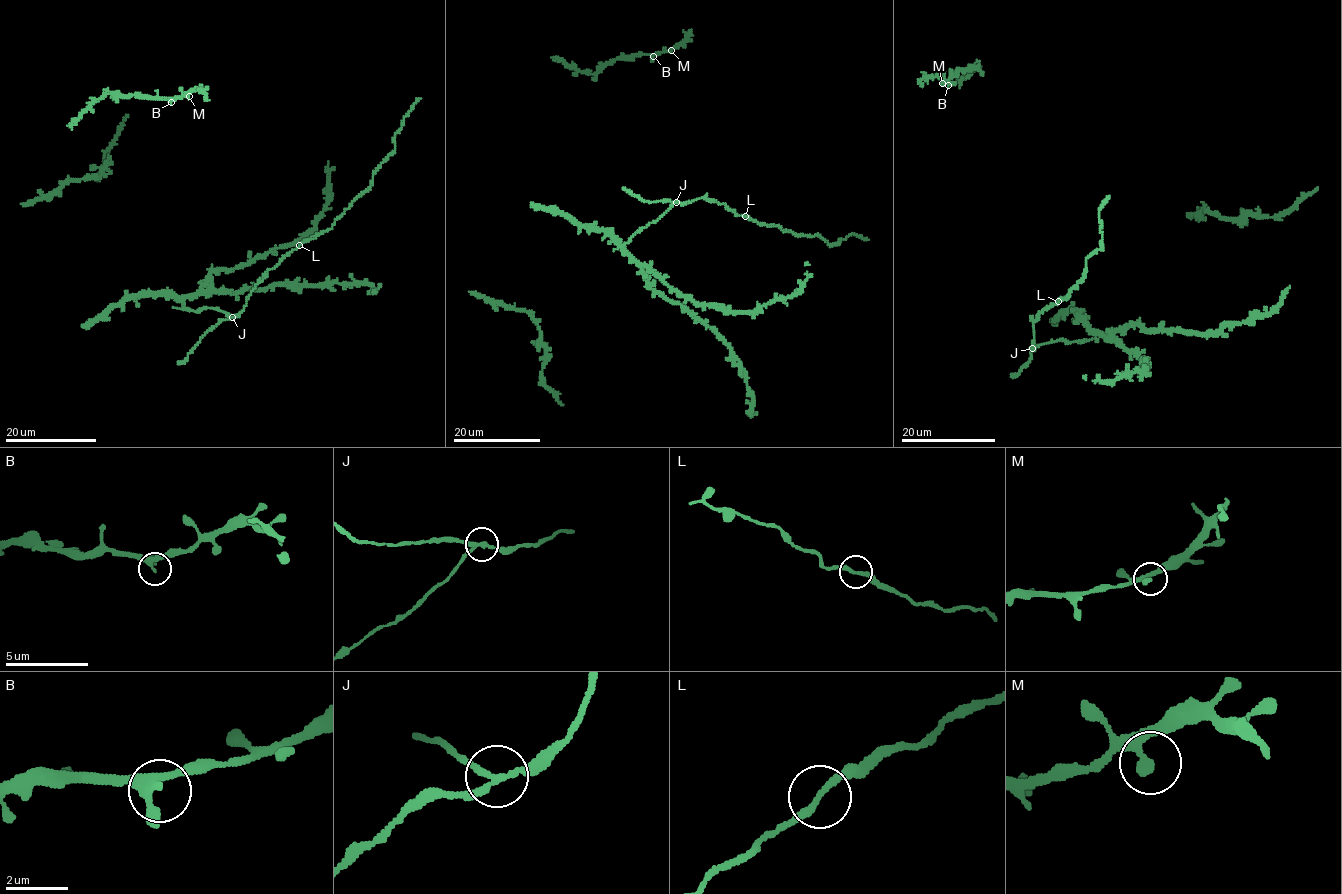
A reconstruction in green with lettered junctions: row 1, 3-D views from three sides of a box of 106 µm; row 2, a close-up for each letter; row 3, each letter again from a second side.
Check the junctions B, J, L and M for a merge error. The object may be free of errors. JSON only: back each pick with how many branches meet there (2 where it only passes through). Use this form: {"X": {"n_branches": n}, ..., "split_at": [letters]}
{"J": {"n_branches": 3}, "split_at": ["J"]}

